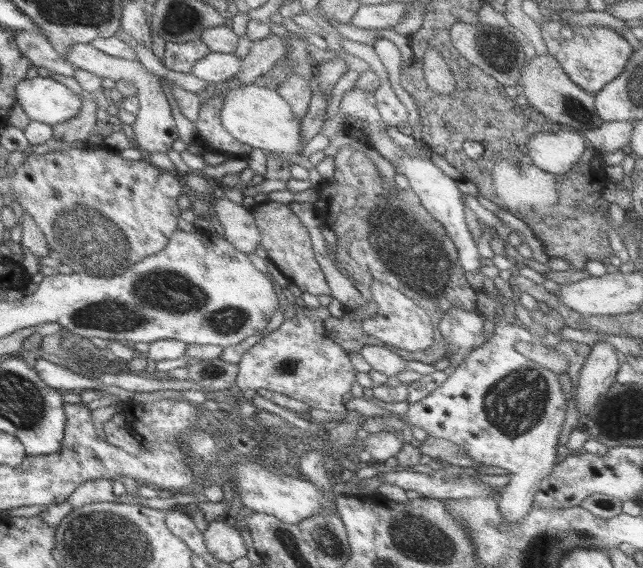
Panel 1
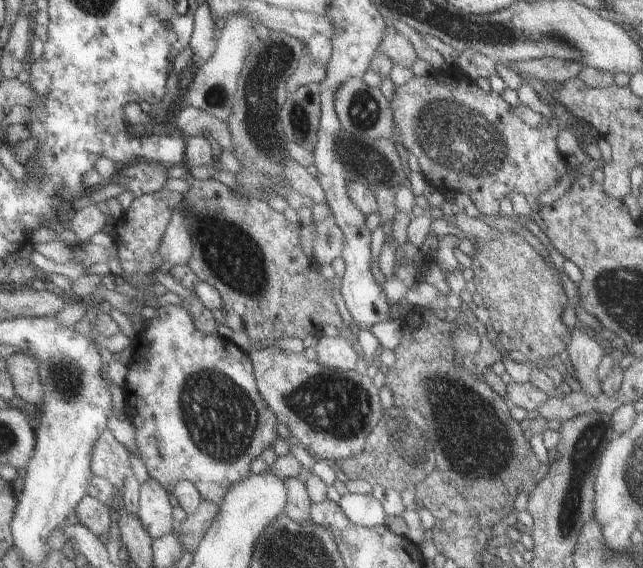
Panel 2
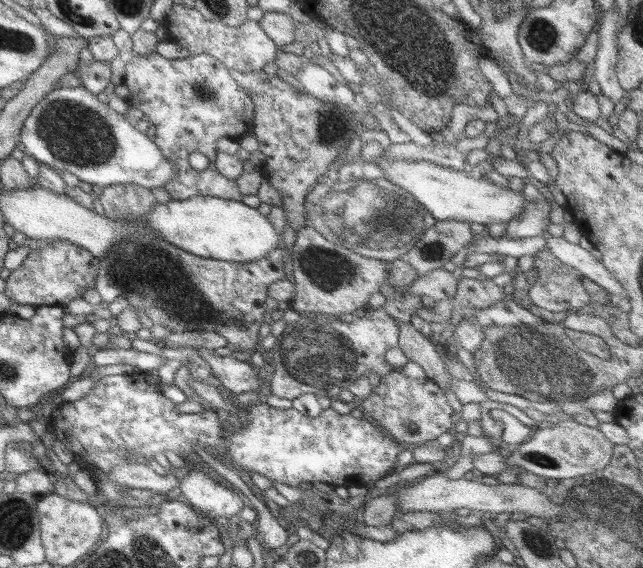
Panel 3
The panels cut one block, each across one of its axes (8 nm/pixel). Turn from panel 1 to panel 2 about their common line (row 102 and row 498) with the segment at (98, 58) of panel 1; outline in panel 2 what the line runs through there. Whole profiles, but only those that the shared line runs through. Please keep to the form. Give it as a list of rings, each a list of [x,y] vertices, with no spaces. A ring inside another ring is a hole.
[[[149,478],[144,484],[141,484],[141,488],[139,489],[137,517],[140,520],[140,524],[142,524],[142,528],[148,532],[148,536],[150,536],[152,540],[173,532],[178,525],[173,519],[173,507],[170,505],[168,496],[167,491],[164,490],[156,480],[152,480],[152,478]]]

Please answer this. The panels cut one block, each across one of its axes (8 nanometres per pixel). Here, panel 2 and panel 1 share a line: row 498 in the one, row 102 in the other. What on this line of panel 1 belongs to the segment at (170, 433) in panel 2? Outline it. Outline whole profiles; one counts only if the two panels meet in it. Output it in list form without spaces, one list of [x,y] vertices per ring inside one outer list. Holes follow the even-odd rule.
[[[223,95],[202,102],[198,119],[193,123],[197,135],[194,149],[198,152],[222,154],[228,159],[246,158],[253,149],[234,139],[222,127],[220,114],[223,102]]]

